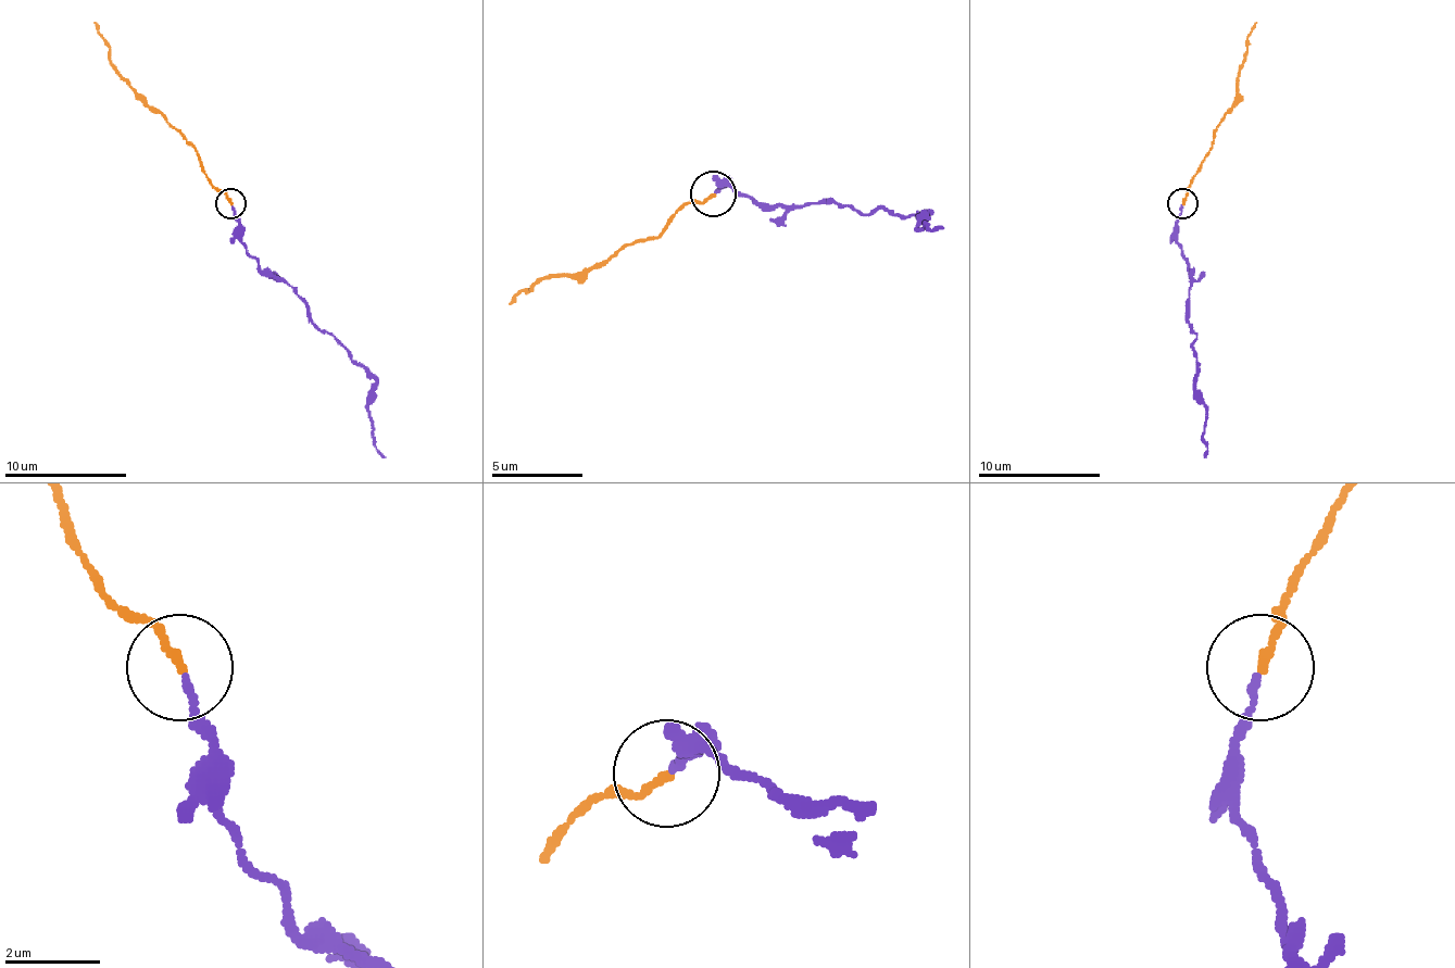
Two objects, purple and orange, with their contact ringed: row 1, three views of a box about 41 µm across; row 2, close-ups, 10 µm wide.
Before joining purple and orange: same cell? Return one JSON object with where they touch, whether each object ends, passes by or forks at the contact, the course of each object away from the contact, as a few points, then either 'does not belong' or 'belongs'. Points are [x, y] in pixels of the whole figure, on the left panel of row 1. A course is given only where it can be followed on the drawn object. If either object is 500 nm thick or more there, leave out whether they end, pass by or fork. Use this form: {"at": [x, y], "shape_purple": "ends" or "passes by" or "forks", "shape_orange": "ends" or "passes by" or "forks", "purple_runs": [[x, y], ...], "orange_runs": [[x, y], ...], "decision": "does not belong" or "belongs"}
{"at": [230, 203], "shape_purple": "ends", "shape_orange": "ends", "purple_runs": [[233, 205], [239, 242], [263, 269], [295, 291], [306, 315], [343, 346], [371, 379], [374, 444], [386, 456]], "orange_runs": [[229, 202], [211, 184], [193, 147], [147, 104], [110, 61], [108, 40], [95, 22]], "decision": "belongs"}

